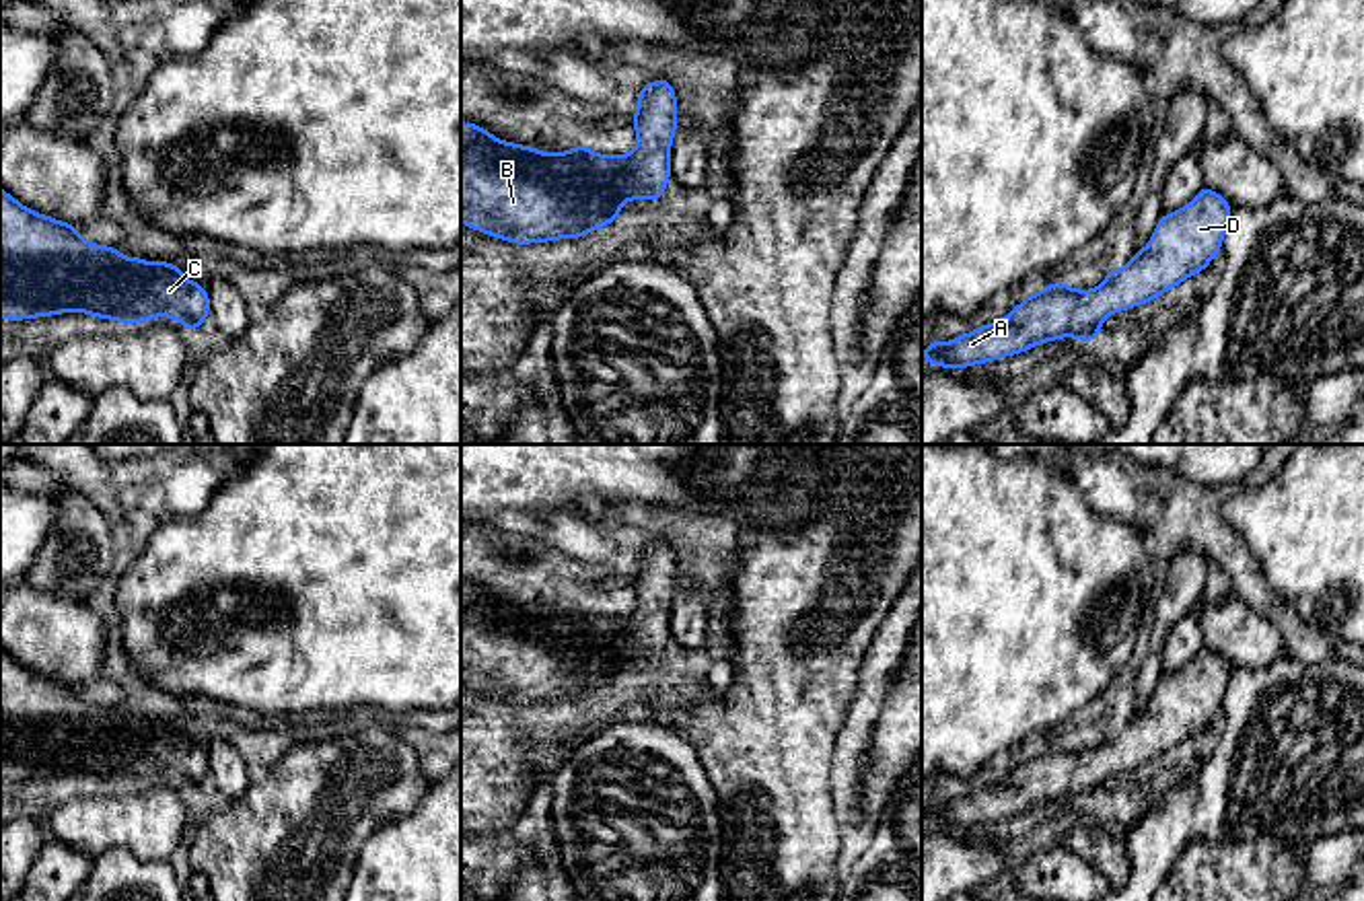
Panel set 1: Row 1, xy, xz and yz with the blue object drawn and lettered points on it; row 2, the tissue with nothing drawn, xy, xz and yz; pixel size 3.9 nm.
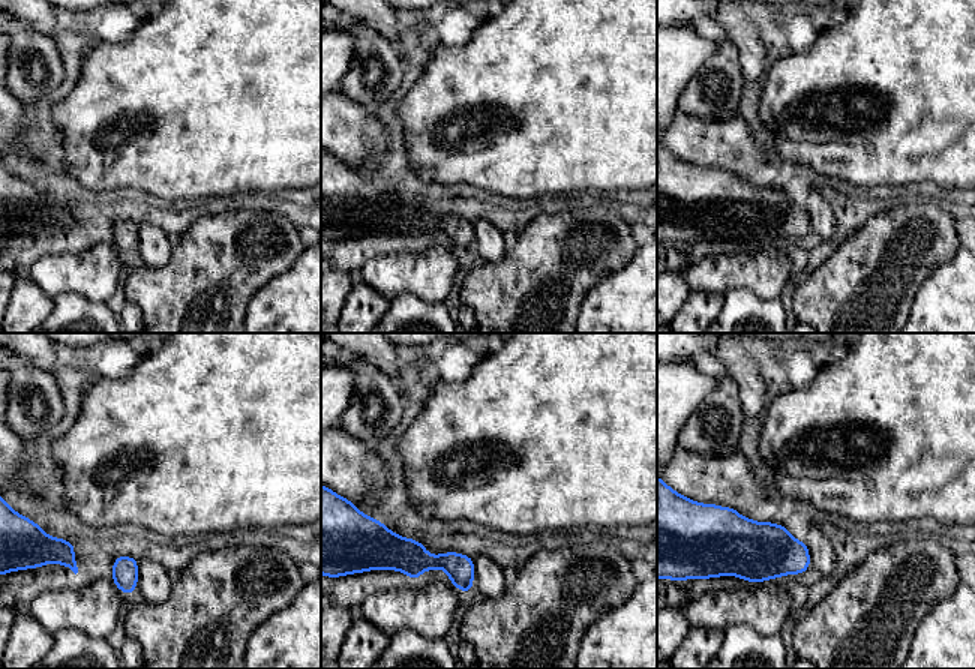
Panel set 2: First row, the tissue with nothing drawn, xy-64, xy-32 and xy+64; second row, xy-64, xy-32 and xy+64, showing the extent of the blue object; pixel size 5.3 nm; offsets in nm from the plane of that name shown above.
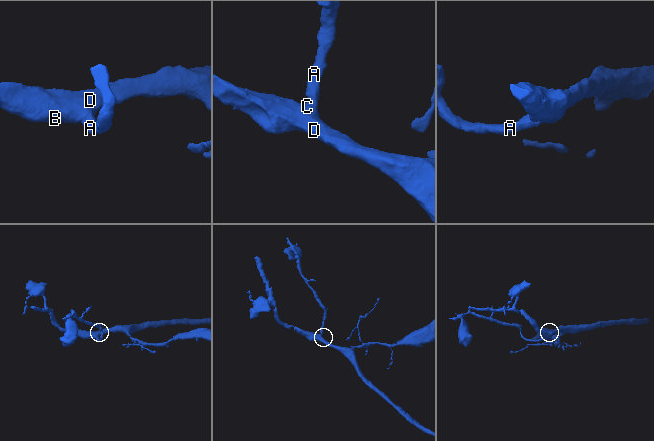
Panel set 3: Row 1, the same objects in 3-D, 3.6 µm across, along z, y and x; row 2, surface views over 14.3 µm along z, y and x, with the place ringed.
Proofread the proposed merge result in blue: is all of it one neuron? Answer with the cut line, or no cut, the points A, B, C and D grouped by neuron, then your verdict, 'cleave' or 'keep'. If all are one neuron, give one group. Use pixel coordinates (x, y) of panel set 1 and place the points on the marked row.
cut none; groups A B C D; keep

